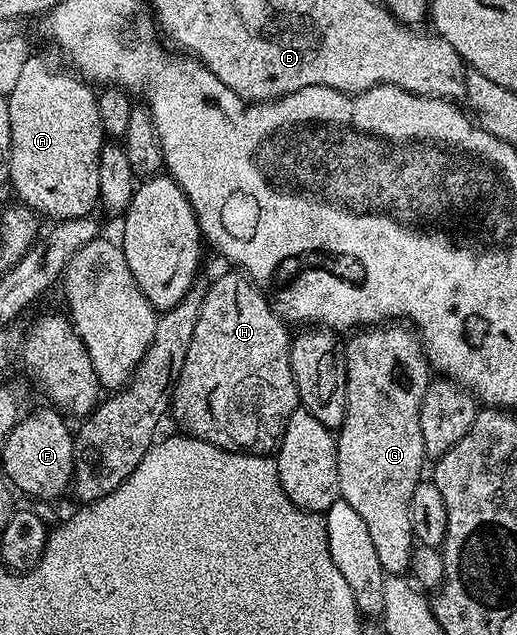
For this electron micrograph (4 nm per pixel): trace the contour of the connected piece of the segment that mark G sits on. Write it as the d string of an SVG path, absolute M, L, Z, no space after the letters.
M375 324L359 329L345 339L344 349L346 352L346 415L342 429L337 431L336 441L338 444L338 475L340 476L340 488L338 493L341 501L352 504L360 516L360 522L368 524L368 532L372 535L372 545L376 548L376 556L380 556L382 570L390 576L402 576L411 569L411 558L416 547L414 529L410 519L410 501L416 492L418 483L423 481L422 462L427 461L424 452L424 436L420 436L420 404L426 395L426 389L432 381L432 367L426 360L426 352L422 349L422 339L409 325L406 324Z

